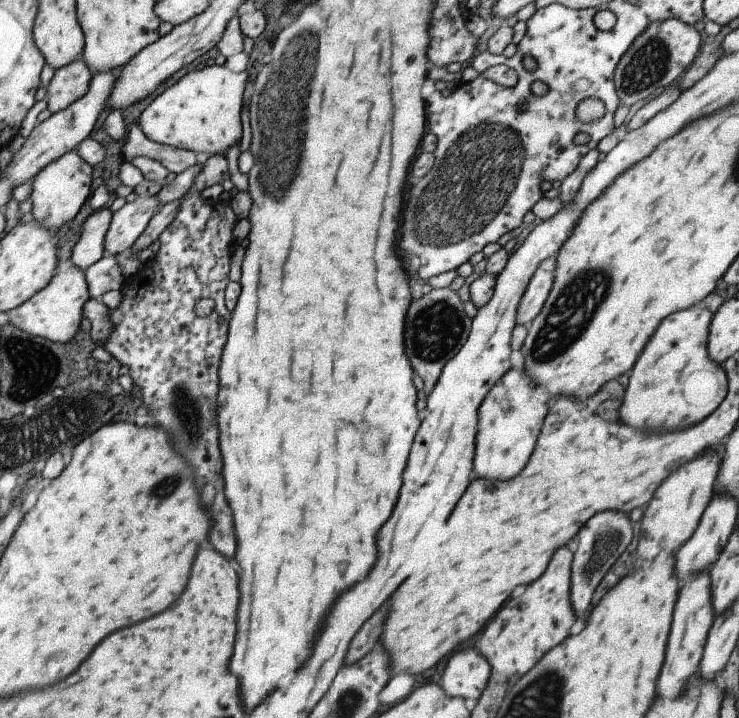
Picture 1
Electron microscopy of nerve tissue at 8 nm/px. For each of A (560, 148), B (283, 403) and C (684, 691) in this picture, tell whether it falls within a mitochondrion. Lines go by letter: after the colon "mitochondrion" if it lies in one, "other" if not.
A: other
B: other
C: other

